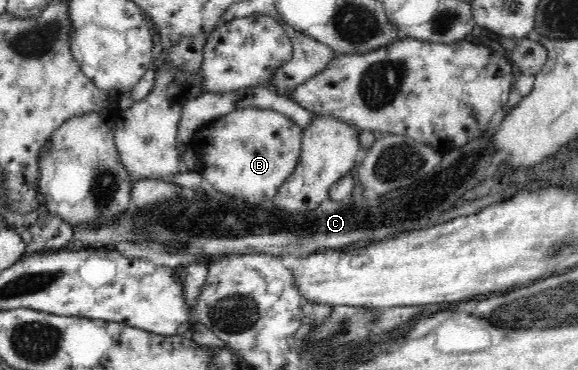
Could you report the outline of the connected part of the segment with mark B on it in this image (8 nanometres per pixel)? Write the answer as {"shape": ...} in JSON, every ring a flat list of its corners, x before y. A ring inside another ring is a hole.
{"shape":[[234,109,212,123,216,147,210,147,201,175,214,189,250,205,271,201,297,165,302,135,297,123,273,109]]}

